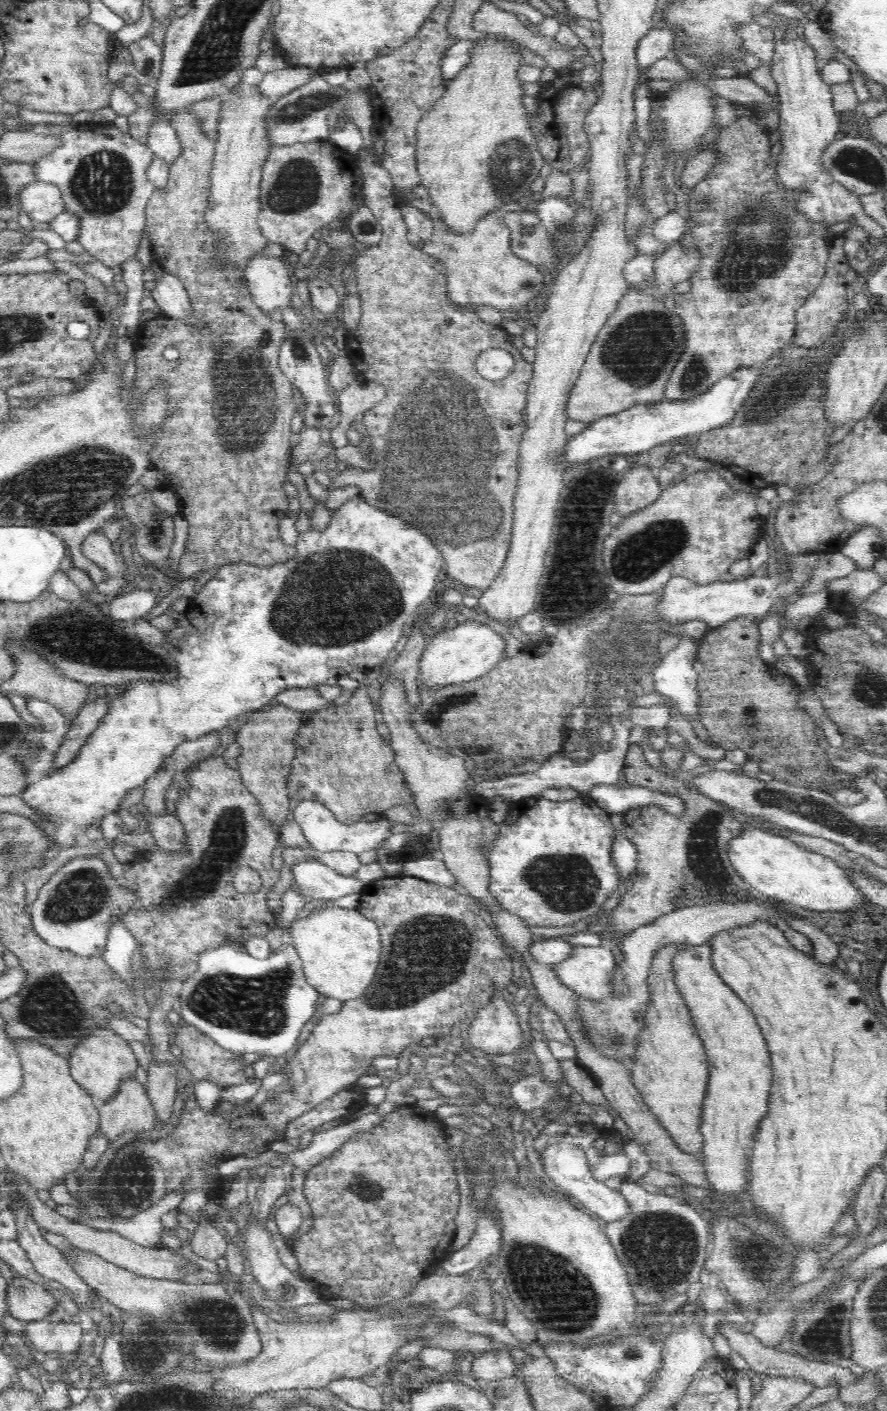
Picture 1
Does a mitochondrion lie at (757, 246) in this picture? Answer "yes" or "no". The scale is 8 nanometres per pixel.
yes

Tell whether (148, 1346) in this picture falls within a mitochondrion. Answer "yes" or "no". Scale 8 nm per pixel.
yes

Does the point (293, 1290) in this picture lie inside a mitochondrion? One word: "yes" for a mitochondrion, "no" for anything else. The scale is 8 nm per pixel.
yes

